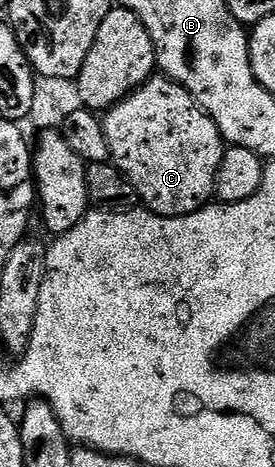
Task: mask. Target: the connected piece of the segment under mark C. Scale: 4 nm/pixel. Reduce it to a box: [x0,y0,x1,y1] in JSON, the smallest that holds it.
[101,76,225,218]

